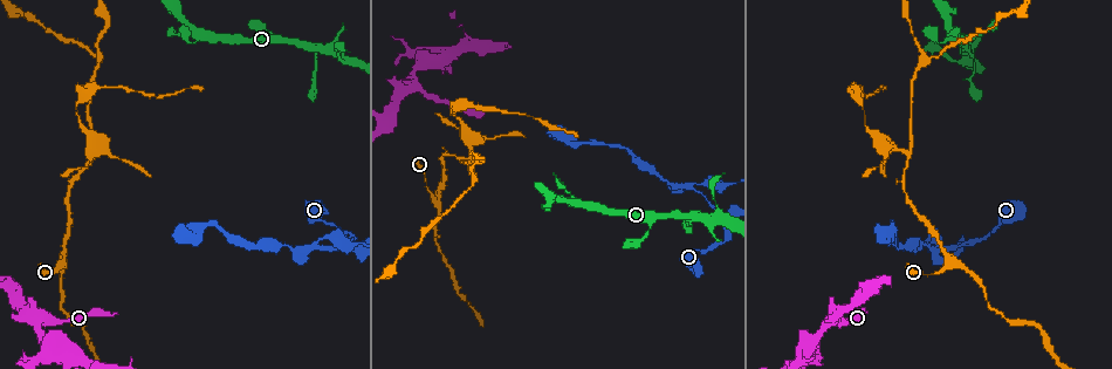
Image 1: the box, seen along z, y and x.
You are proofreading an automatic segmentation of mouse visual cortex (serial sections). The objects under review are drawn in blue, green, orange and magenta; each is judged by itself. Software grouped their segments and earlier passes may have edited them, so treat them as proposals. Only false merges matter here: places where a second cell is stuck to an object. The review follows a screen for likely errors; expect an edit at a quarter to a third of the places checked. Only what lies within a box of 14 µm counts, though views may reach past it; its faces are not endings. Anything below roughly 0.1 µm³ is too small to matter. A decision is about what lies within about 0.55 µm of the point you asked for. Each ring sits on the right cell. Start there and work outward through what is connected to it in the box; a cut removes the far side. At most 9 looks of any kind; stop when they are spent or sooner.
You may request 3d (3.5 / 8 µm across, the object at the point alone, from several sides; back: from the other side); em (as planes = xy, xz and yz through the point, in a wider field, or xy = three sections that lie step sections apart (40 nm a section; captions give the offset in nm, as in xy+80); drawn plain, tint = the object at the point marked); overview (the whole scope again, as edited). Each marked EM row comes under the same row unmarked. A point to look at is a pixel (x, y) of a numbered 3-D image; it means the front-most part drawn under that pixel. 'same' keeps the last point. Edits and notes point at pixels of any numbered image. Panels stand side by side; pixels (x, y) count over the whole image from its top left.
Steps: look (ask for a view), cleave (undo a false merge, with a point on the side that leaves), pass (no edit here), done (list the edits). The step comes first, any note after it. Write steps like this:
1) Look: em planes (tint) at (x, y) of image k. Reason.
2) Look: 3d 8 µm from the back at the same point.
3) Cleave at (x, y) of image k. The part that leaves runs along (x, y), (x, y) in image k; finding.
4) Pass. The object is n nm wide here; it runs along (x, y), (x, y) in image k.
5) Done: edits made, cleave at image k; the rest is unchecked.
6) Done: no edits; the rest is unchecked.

Look: 3d 3.5 µm at (38, 316) of image 1. A fork.

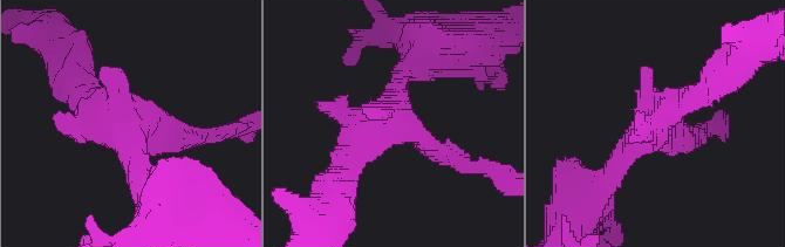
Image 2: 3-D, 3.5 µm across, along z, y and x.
Look: em xy step 5 (tint) at (129, 128) of image 2.

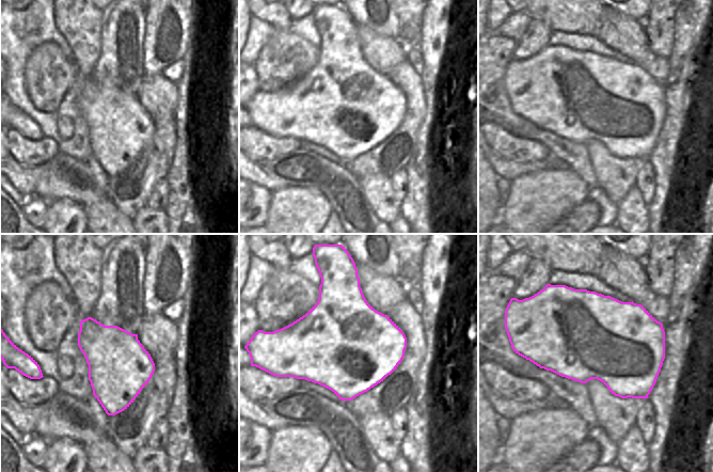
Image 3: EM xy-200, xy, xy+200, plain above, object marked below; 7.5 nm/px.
Pass. It runs along (458, 162), (390, 116), (411, 68) in image 2; all the same cell.

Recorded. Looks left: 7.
Look: 3d 8 µm from the back at (60, 265) of image 1. Branch point.

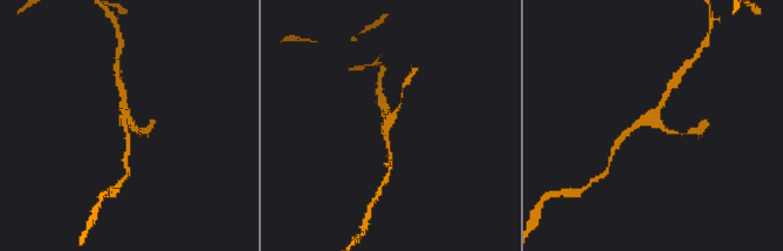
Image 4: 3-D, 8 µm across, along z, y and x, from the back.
Look: em xy step 2 (tint) at (654, 121) of image 4. Shape alone is not enough.

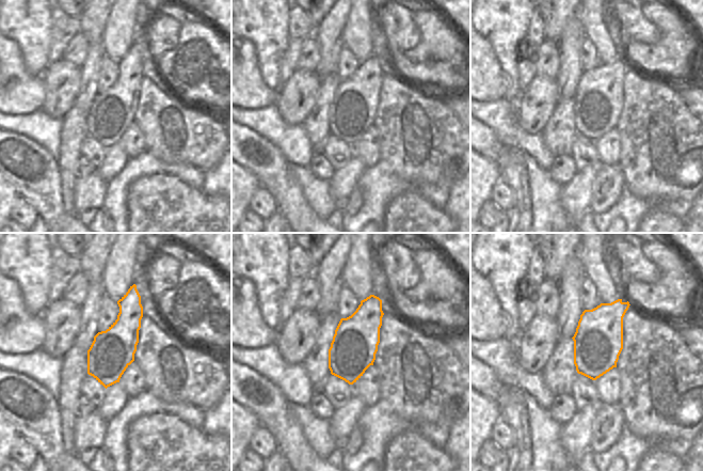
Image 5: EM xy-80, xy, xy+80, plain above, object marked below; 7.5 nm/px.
Pass. It runs along (139, 133), (124, 114), (121, 89) in image 4; all the same cell.

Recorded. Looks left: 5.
Look: 3d 3.5 µm at (470, 158) of image 1. Calibre changes.

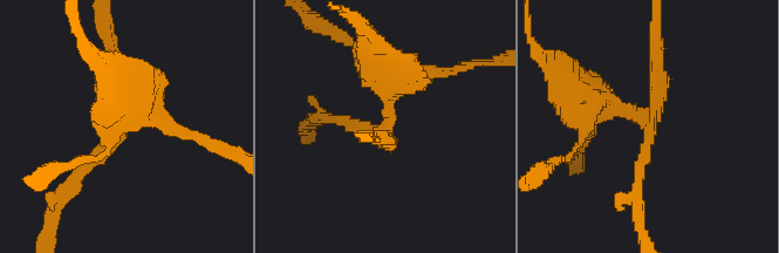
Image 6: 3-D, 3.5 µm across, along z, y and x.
Look: em xy step 2 (tint) at (648, 124) of image 6. Need the tissue.

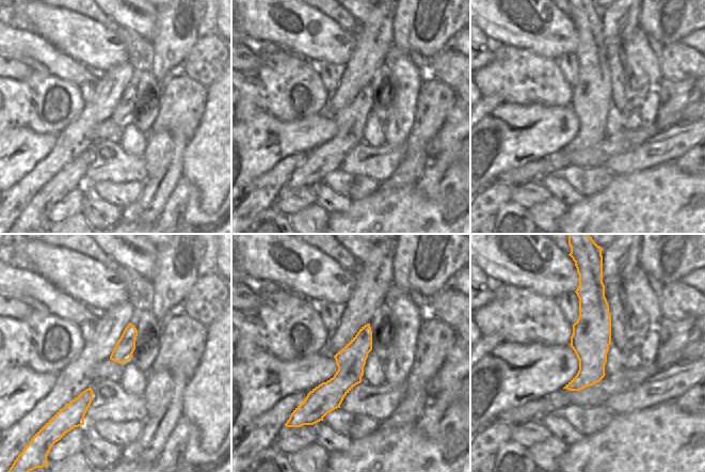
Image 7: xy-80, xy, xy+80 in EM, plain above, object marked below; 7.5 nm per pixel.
Look: em planes (tint) at the same point. Cut it another way.

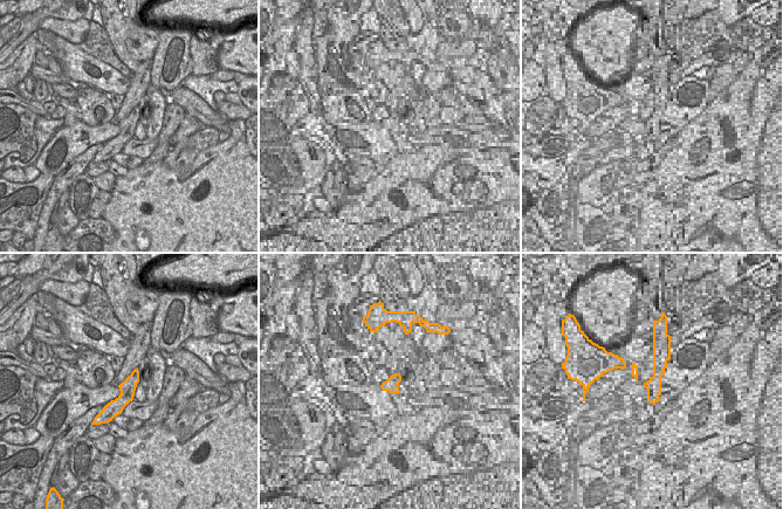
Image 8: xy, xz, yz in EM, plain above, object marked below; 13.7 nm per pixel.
Cleave at (154, 115) of image 6. The part that leaves runs along (629, 110), (579, 103), (548, 67) in image 6; a second cell is stuck on.

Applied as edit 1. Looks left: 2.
Look: em xy step 5 (tint) at (966, 58) of image 1. Abrupt turn.

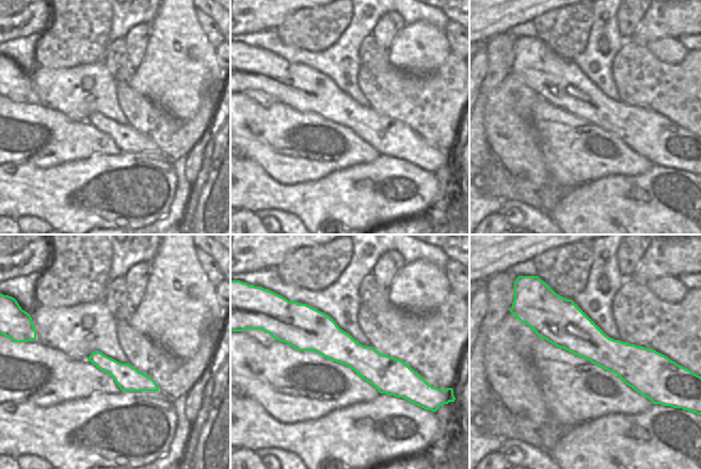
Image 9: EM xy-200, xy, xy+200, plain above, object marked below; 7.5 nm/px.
Look: 3d 3.5 µm at the same point. Wider look.

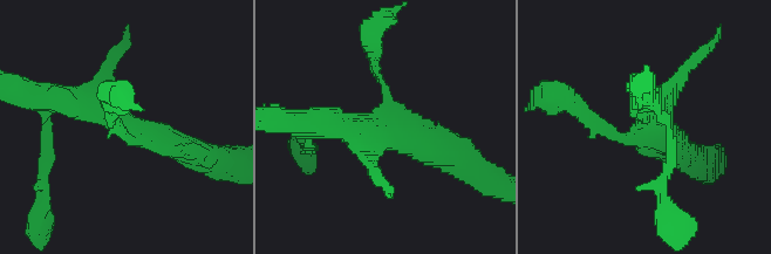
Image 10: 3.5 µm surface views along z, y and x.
Pass. It runs along (282, 336), (416, 378) in image 9; continuous, no second cell.

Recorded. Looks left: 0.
Done: edits made, cleave at image 6; the rest is unchecked.

